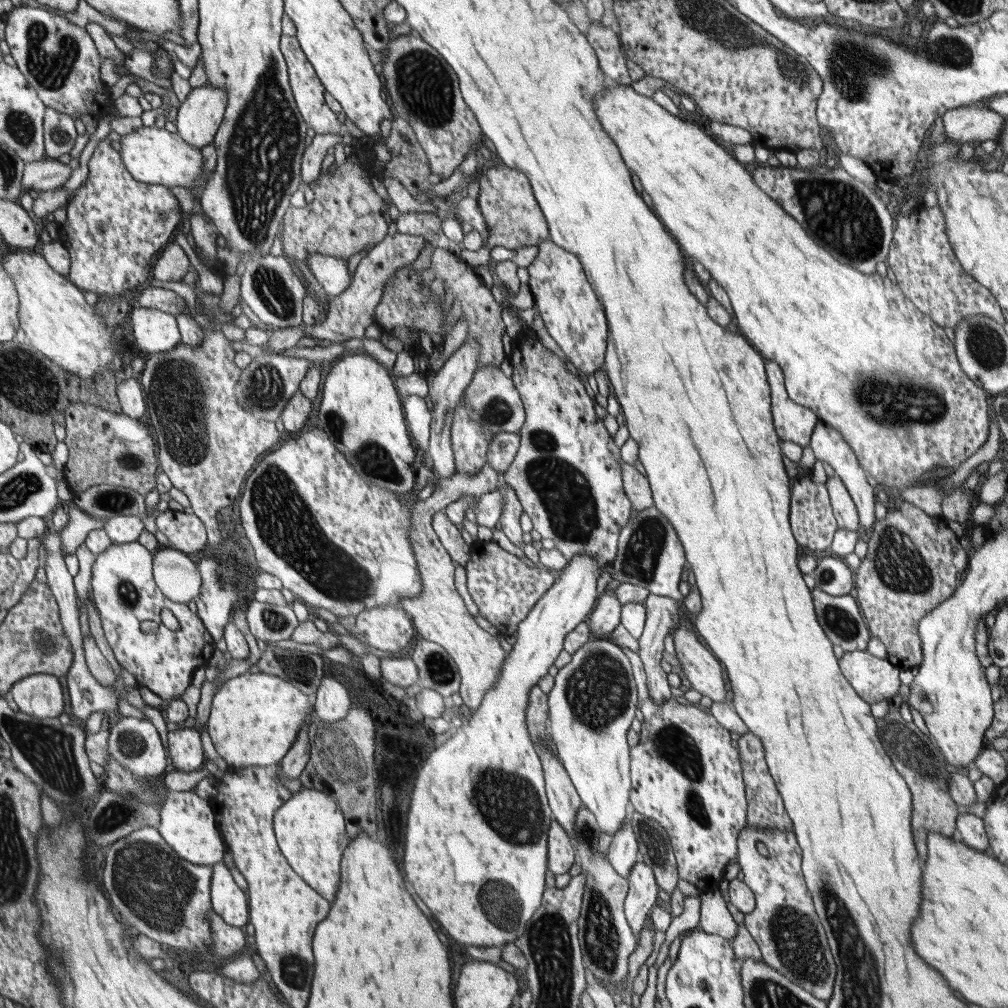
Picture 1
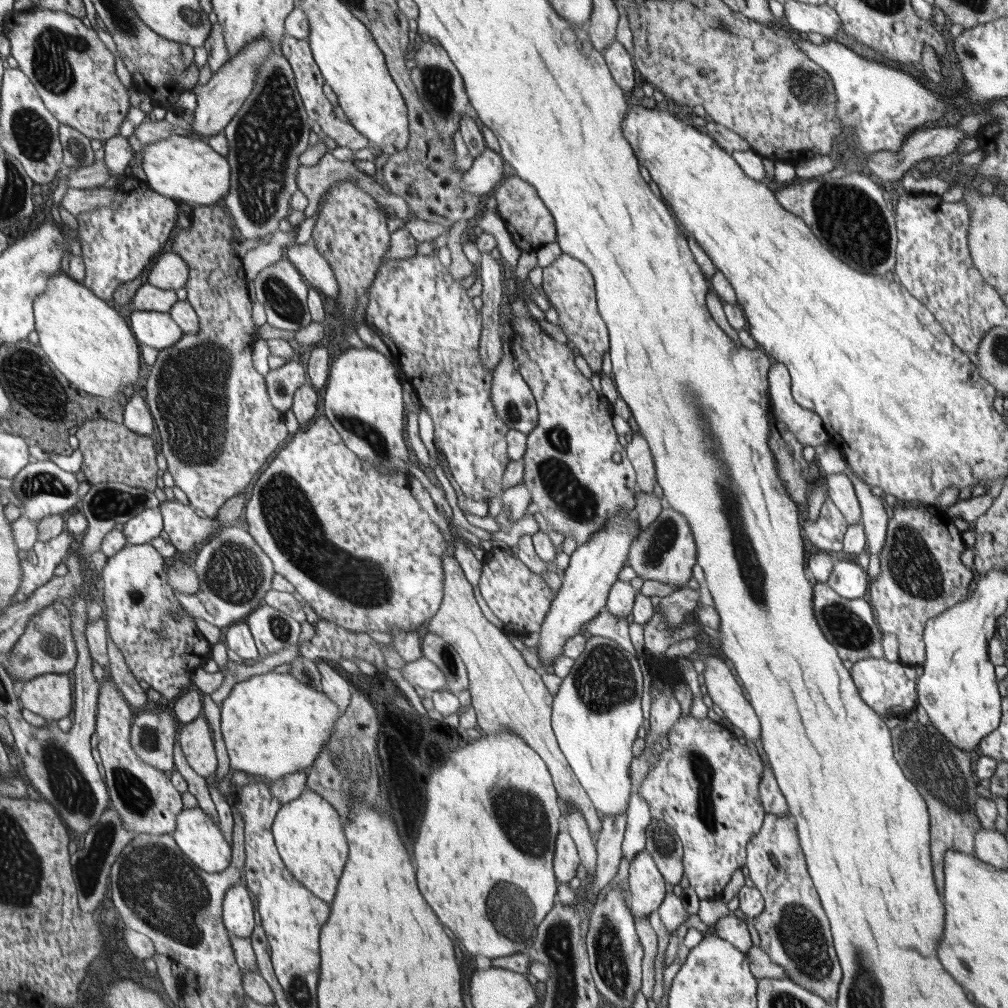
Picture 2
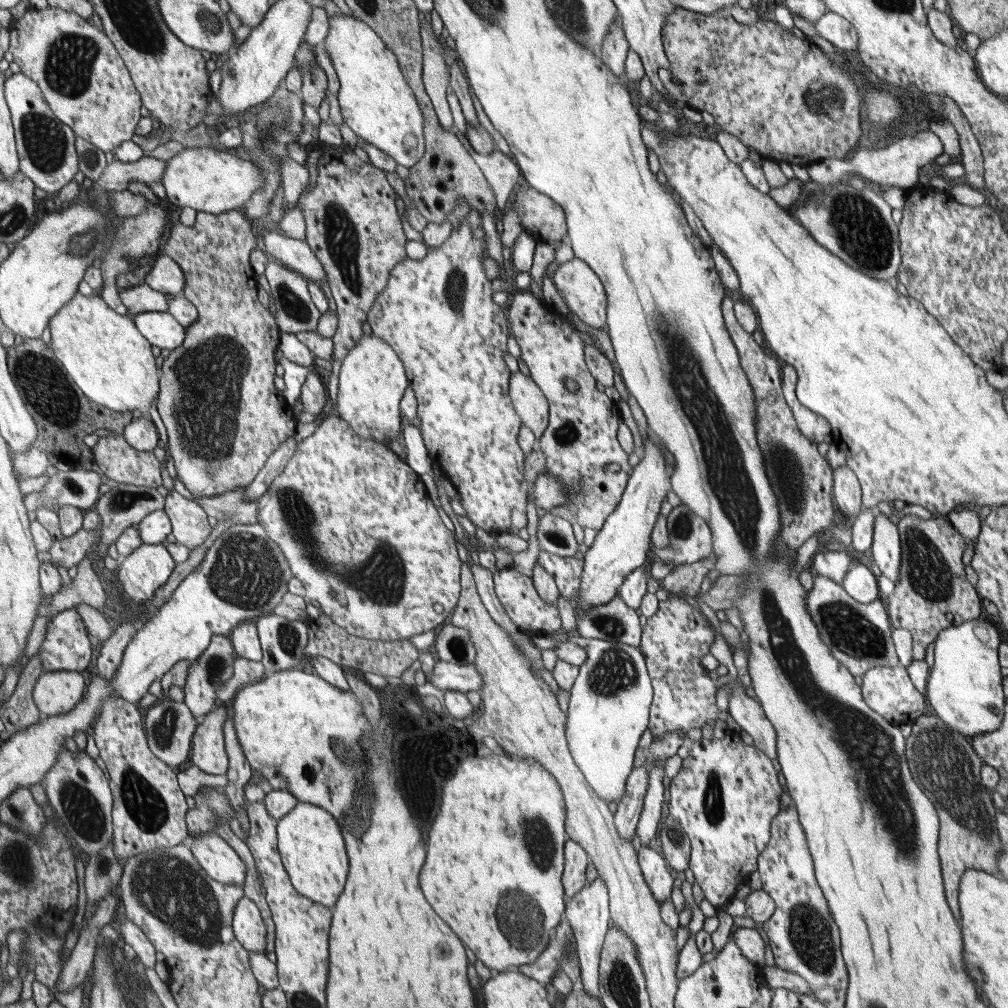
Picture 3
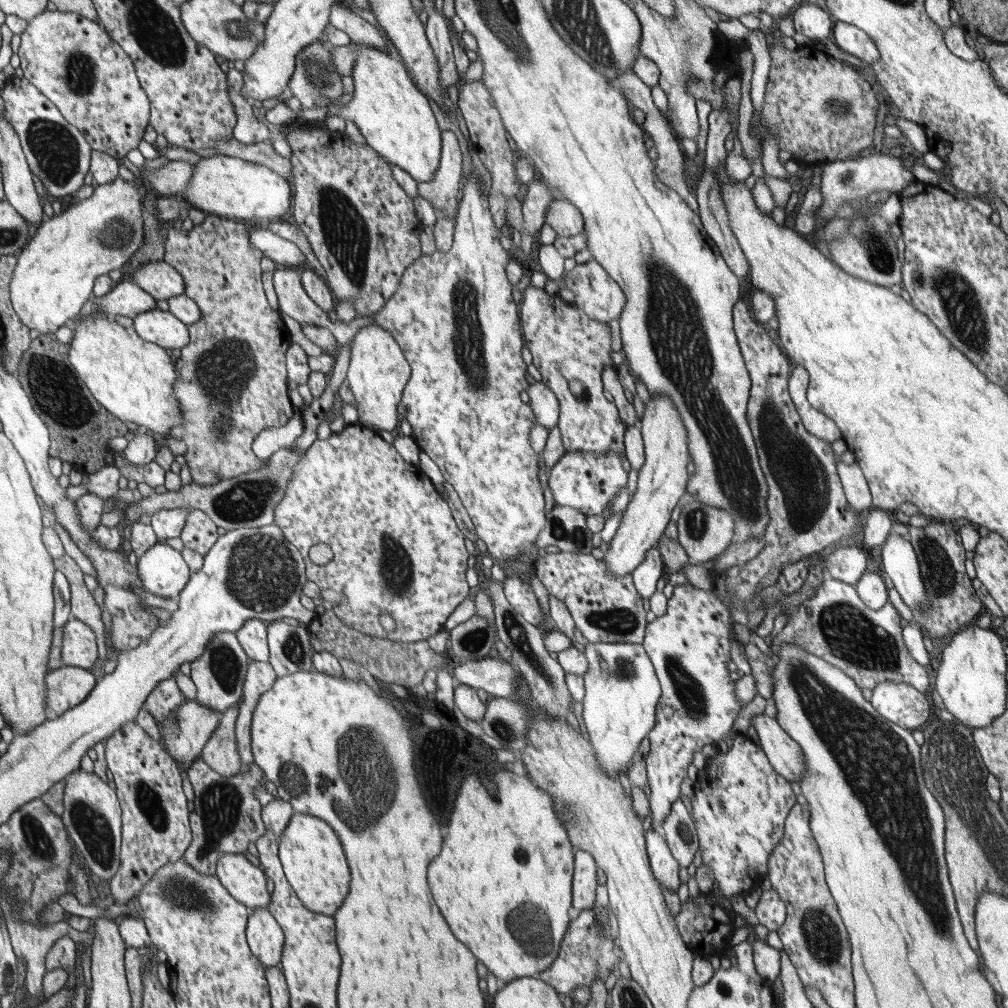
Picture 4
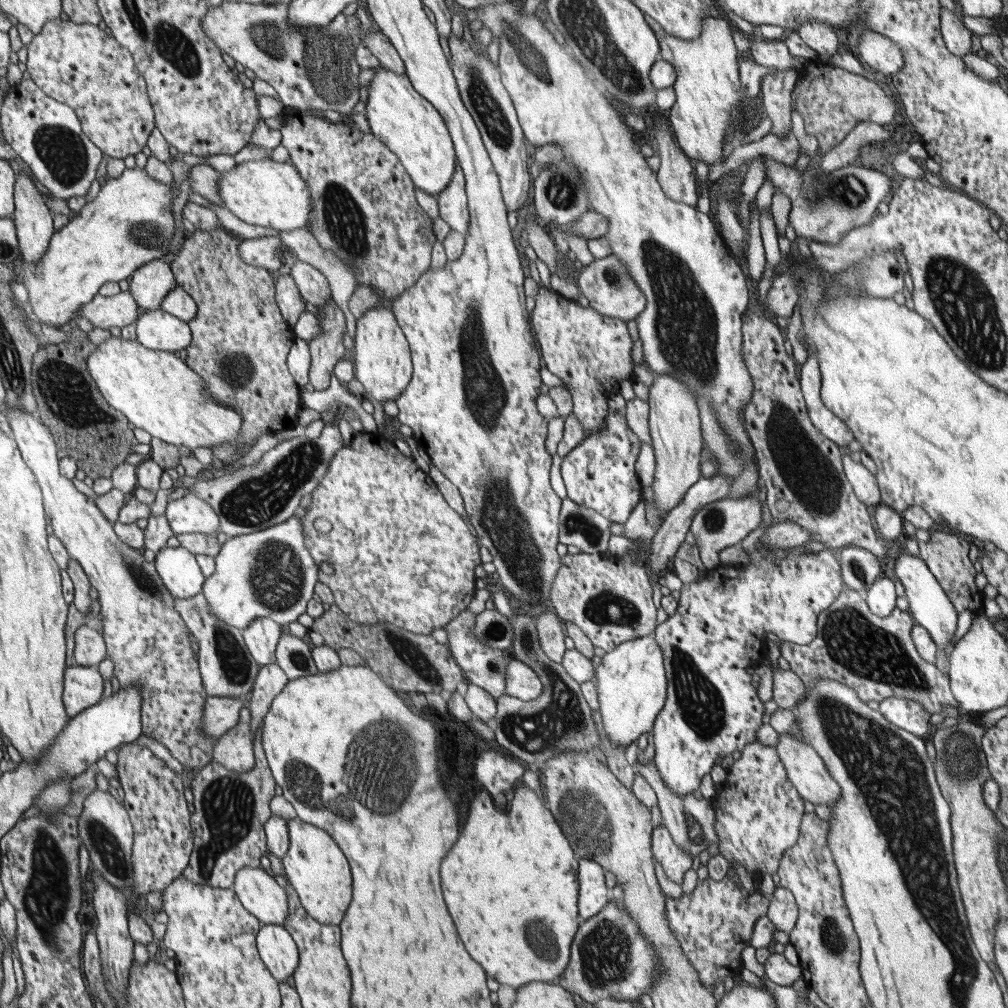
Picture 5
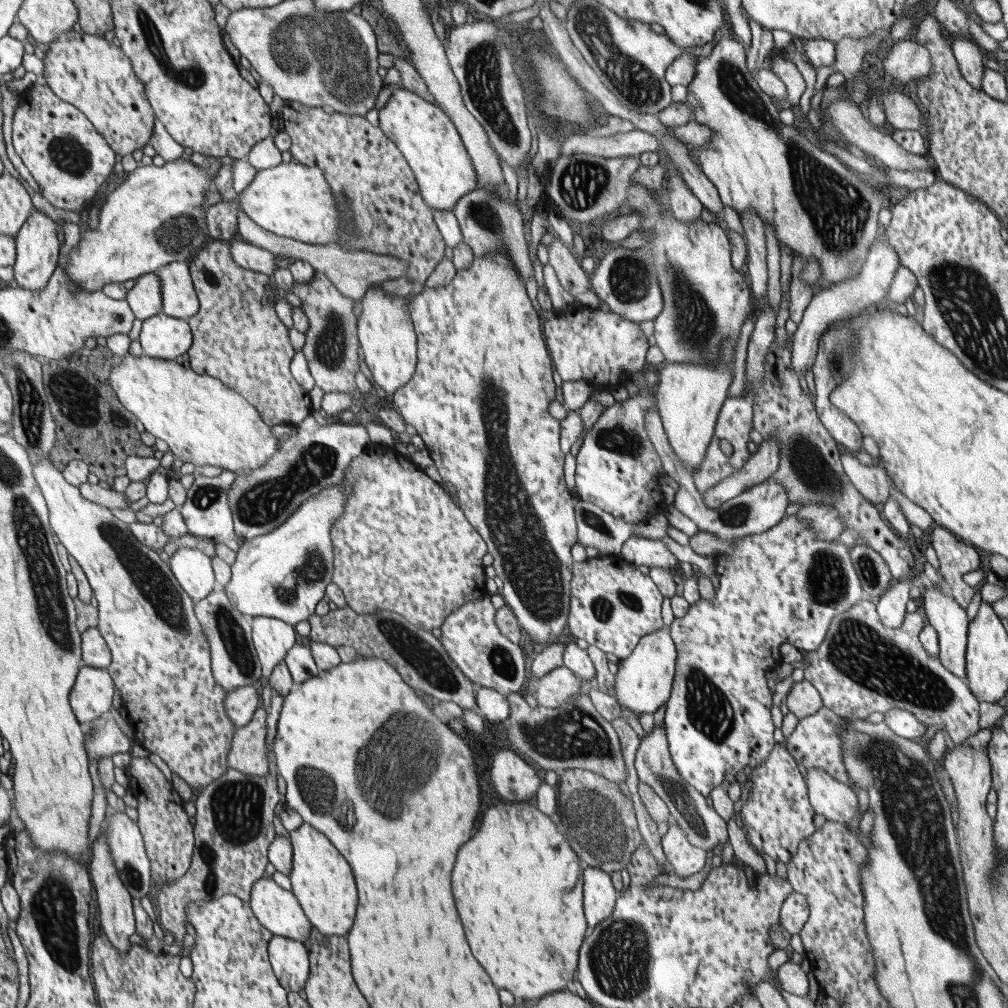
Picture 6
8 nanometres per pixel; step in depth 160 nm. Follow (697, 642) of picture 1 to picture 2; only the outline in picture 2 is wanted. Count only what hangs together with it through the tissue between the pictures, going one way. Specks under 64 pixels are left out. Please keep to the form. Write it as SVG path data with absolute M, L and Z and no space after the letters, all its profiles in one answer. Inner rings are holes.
M706 652L705 655L706 658L703 661L706 661L707 665L702 674L708 694L710 694L713 702L723 710L725 716L734 726L742 730L749 744L752 744L755 740L761 740L760 719L757 717L756 711L753 709L750 701L744 697L740 684L738 684L736 678L734 678L734 673L730 671L730 667L718 654Z

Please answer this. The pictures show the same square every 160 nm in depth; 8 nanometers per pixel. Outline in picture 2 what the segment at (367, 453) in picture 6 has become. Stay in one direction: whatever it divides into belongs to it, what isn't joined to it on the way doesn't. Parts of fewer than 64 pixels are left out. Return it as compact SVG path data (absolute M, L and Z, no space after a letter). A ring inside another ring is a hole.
M324 416L318 418L306 429L306 432L298 430L284 450L277 452L276 458L262 471L260 478L253 482L250 499L246 503L241 523L248 531L251 531L256 542L271 557L271 561L275 563L275 574L282 575L288 582L291 582L298 594L303 596L303 600L310 604L316 615L321 619L338 624L345 630L367 634L376 631L388 633L394 629L420 631L426 622L439 613L440 605L443 604L443 599L446 597L443 556L450 544L444 542L444 536L438 525L428 516L428 512L424 512L424 508L418 504L418 500L412 496L412 492L408 488L407 472L399 470L398 473L384 474L383 471L376 470L344 442L339 431Z

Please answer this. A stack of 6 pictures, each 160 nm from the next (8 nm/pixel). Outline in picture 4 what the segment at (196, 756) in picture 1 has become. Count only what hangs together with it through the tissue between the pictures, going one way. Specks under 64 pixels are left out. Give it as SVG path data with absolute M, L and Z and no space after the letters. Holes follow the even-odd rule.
M232 706L222 713L219 728L212 733L199 756L212 767L212 770L225 777L234 777L244 768L234 735L236 718L238 718L237 706Z

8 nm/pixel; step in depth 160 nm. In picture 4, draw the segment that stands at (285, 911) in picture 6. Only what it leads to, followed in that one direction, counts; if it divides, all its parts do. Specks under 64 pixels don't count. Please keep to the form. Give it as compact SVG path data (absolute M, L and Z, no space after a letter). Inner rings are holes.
M224 853L216 865L216 877L231 892L236 900L245 903L250 910L267 908L271 904L271 894L268 892L266 872L261 867L254 866L244 855Z

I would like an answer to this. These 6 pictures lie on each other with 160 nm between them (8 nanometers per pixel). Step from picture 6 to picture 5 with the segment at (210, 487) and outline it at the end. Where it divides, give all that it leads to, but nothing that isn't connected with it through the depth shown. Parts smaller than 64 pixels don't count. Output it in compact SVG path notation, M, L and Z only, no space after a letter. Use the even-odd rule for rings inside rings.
M190 491L180 499L168 501L165 514L175 536L182 533L212 534L220 531L217 512L202 497Z

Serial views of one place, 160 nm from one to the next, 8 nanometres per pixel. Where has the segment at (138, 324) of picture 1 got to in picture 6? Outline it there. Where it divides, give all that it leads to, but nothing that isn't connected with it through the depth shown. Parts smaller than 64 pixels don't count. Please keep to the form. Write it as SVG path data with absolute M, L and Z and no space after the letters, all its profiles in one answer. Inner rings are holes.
M163 312L143 321L139 339L144 355L168 360L182 357L193 345L186 319Z

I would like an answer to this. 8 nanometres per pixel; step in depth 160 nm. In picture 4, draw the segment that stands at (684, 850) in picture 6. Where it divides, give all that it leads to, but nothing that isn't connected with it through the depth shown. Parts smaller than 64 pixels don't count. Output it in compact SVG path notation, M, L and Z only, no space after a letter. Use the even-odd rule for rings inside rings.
M651 828L645 832L645 837L651 869L660 888L668 888L672 892L677 892L680 886L678 871L681 866L671 853L665 836L661 830Z

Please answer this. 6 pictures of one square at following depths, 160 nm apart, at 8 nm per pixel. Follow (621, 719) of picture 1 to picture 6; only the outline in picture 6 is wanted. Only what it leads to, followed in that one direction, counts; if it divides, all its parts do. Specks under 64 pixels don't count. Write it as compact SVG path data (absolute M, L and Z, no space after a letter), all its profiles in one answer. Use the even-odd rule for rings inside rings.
M668 627L644 636L628 658L620 660L617 674L614 675L614 698L620 706L627 706L640 714L654 713L670 698L674 674L676 673L676 646Z

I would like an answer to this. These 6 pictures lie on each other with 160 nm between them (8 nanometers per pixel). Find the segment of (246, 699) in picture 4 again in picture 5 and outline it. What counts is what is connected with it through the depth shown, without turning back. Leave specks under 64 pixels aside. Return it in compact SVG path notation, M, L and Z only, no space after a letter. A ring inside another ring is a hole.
M276 663L260 666L252 686L248 708L252 711L253 742L257 730L262 728L264 715L271 709L272 701L284 691L289 679Z

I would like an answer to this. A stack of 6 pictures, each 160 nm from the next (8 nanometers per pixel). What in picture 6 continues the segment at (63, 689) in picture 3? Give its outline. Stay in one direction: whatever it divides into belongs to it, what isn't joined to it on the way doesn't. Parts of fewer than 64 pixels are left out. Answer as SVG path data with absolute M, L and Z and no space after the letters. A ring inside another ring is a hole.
M82 665L71 691L70 703L75 717L85 727L112 708L115 682L107 669Z

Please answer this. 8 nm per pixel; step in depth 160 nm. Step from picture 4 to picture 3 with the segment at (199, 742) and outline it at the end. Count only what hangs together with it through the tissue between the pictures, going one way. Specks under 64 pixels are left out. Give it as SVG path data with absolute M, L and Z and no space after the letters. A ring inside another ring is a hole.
M170 698L158 701L144 711L144 727L152 754L168 766L178 766L188 760L196 729L200 721L192 714L189 706L183 702L172 701Z

